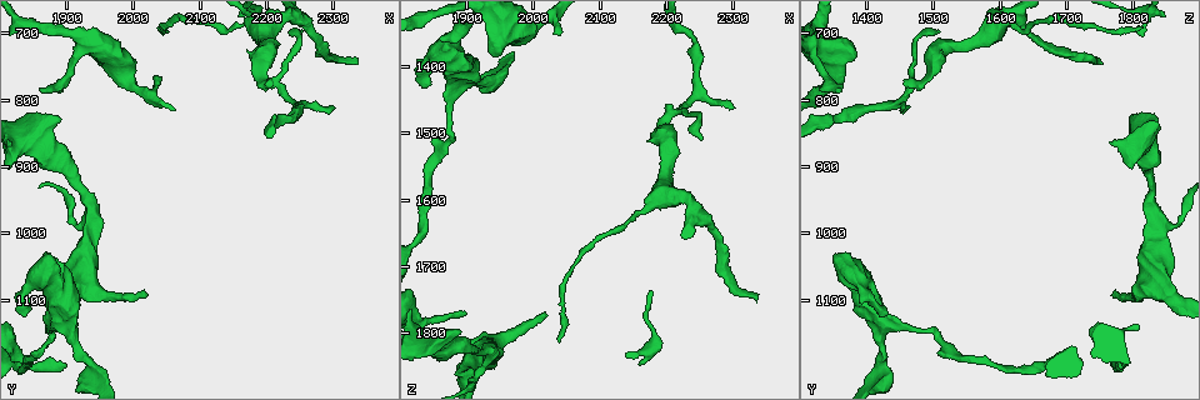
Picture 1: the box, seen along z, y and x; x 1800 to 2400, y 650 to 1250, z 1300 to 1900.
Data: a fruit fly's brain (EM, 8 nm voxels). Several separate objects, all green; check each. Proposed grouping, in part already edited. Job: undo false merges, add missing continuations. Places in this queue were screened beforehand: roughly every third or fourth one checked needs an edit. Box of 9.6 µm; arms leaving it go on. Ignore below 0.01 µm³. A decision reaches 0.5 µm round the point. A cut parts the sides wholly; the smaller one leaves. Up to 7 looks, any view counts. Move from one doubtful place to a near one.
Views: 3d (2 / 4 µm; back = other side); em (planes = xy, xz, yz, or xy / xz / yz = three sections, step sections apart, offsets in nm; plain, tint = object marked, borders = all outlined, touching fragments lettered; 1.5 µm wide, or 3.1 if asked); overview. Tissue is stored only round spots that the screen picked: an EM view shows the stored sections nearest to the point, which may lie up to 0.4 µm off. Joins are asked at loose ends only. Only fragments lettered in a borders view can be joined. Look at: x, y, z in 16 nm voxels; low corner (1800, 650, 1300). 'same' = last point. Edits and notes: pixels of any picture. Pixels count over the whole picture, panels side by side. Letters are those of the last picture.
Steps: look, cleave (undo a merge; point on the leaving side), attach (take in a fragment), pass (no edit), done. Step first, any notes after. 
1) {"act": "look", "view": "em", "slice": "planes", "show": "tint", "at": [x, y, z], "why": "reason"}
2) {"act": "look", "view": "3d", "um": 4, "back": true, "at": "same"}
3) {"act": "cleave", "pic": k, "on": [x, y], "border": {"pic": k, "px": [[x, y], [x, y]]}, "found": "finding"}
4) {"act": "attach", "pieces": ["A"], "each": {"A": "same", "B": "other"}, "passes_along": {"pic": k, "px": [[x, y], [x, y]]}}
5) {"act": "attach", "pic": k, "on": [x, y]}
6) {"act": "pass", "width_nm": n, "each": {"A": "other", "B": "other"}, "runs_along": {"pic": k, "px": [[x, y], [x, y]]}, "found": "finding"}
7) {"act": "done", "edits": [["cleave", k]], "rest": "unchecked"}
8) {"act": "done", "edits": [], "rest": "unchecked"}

{"act": "look", "view": "em", "slice": "xz", "step": 8, "show": "borders", "at": [1940, 740, 1380], "why": "free end"}

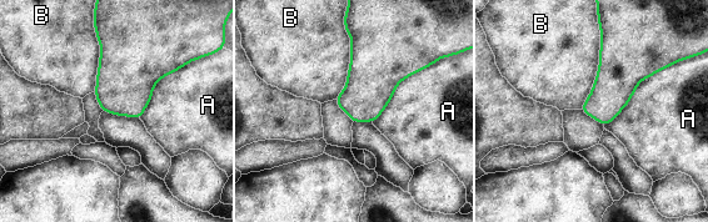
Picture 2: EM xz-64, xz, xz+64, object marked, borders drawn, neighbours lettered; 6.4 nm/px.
{"act": "look", "view": "em", "slice": "planes", "show": "borders", "at": "same", "why": "another direction"}

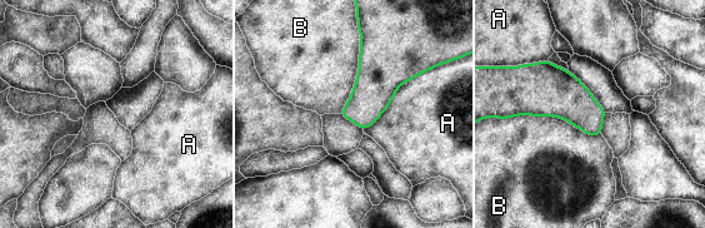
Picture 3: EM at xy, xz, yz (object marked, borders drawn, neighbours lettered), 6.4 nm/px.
{"act": "pass", "each": {"A": "other", "B": "other"}, "border": {"pic": 3, "px": [[510, 117], [553, 115], [600, 134]]}, "found": "no lettered fragment goes on from it"}

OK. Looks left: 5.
{"act": "look", "view": "3d", "um": 4, "at": [2020, 1095, 1775], "why": "free end"}

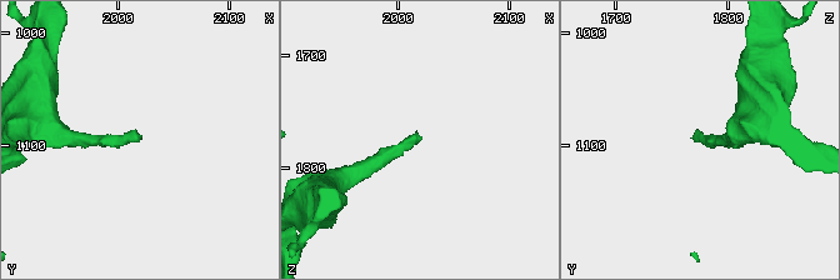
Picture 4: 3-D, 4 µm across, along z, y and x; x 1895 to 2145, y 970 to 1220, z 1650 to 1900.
{"act": "look", "view": "em", "slice": "planes", "show": "borders", "at": [2020, 1096, 1774], "why": "shape alone is not enough"}

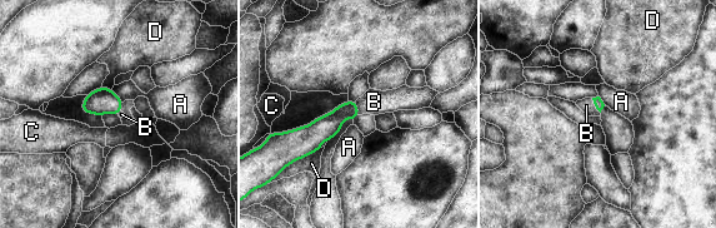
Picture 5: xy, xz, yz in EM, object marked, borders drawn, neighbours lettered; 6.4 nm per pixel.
{"act": "attach", "pieces": ["B"], "each": {"A": "other", "B": "same", "C": "other", "D": "other"}, "passes_along": {"pic": 5, "px": [[597, 102], [595, 105], [586, 105]]}, "found": "it goes on there"}

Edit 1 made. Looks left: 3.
{"act": "done", "edits": [["attach", 5]], "rest": "unchecked"}

